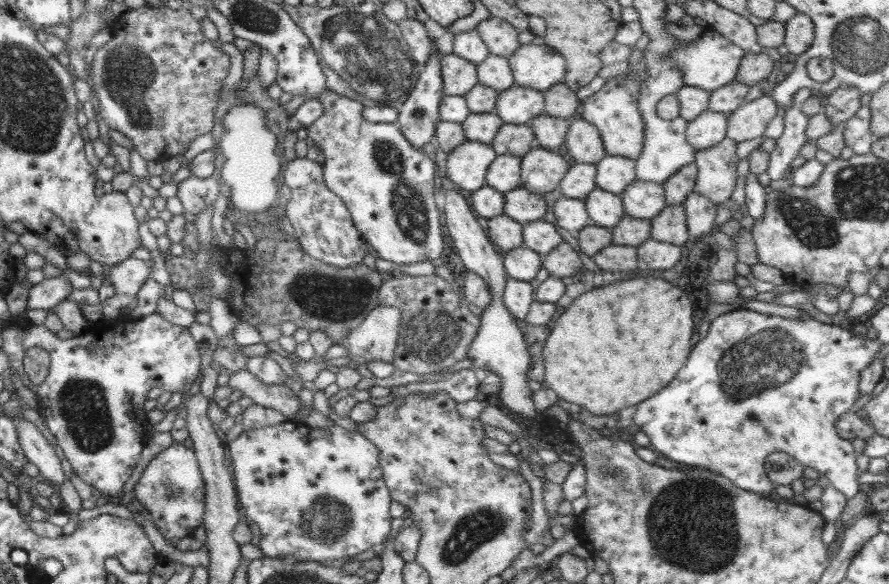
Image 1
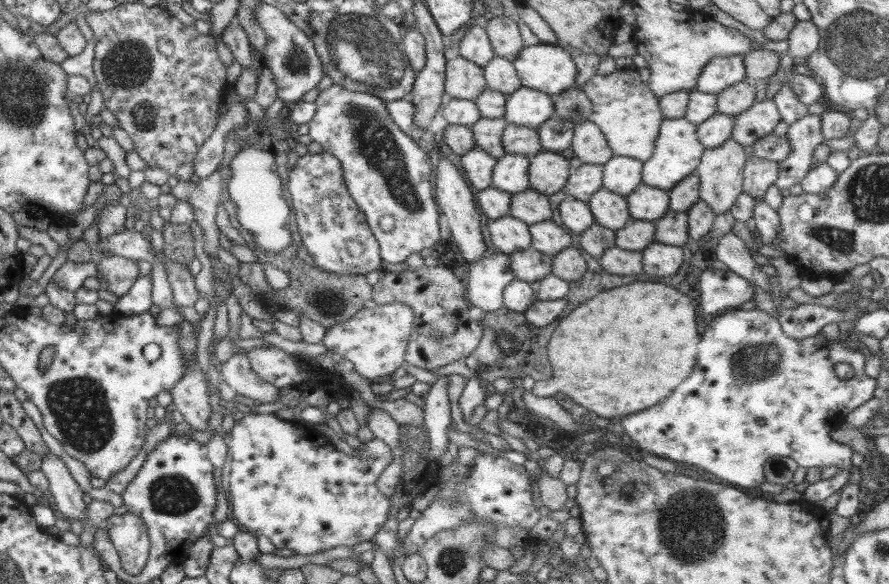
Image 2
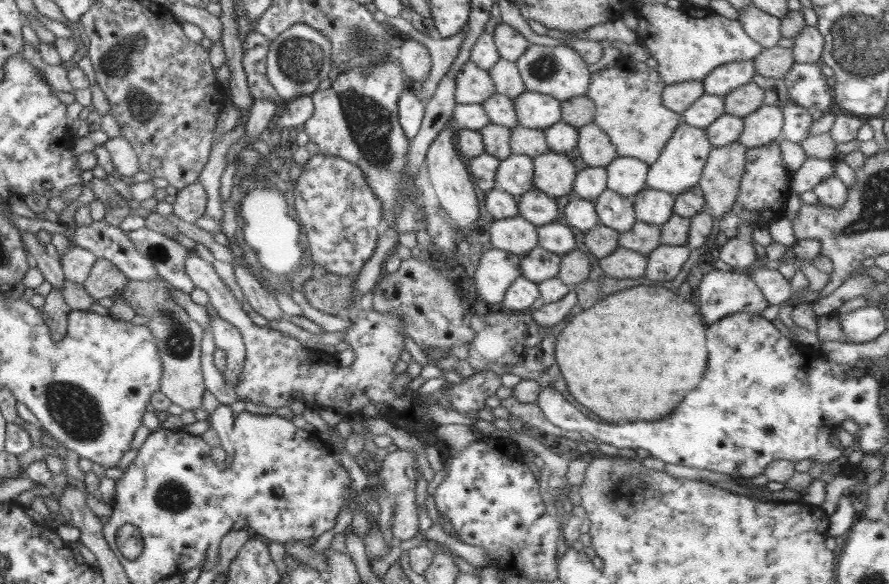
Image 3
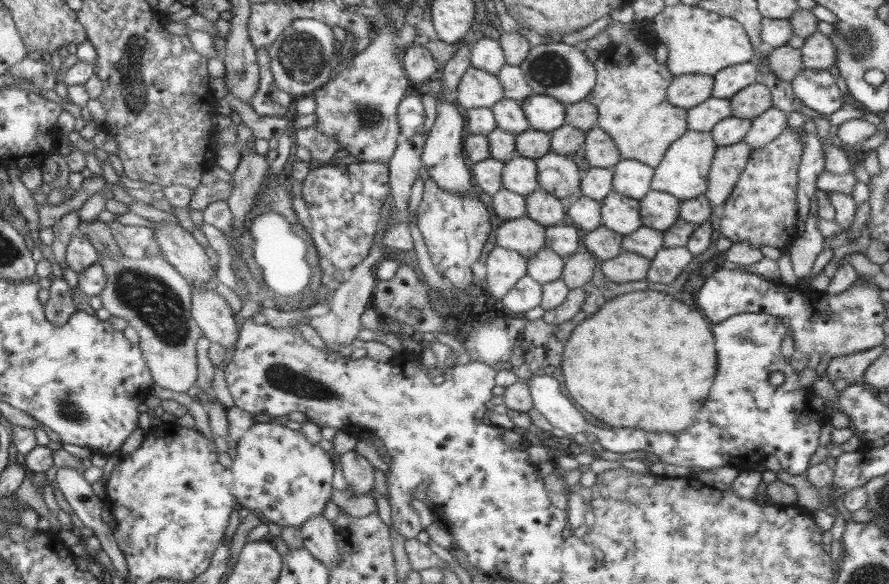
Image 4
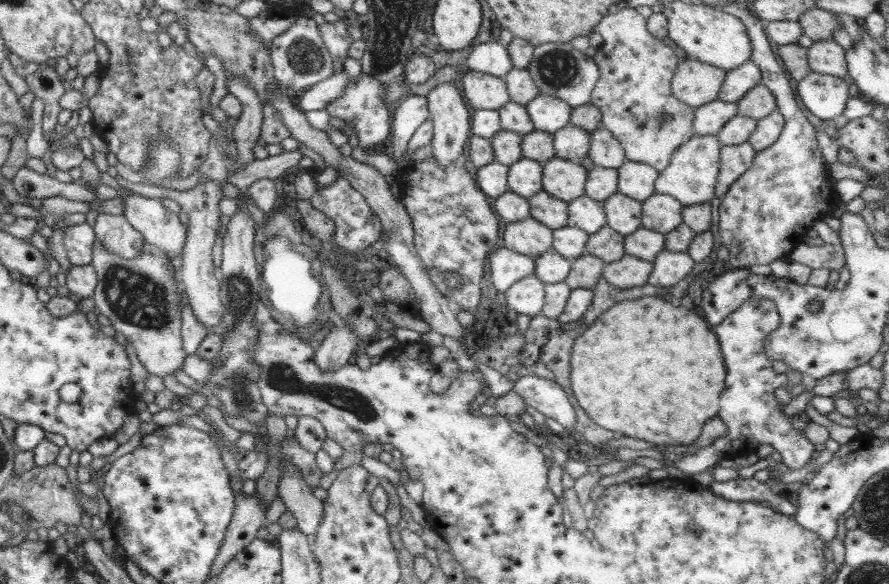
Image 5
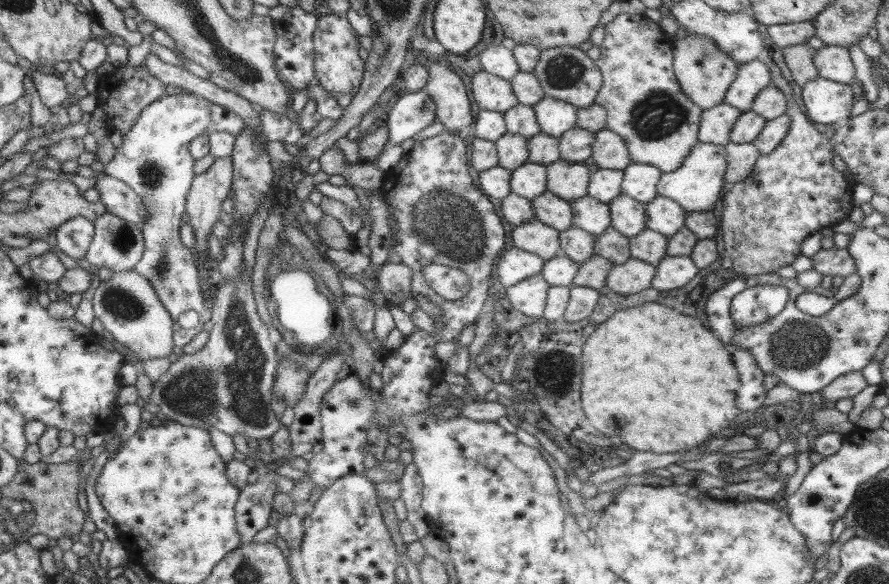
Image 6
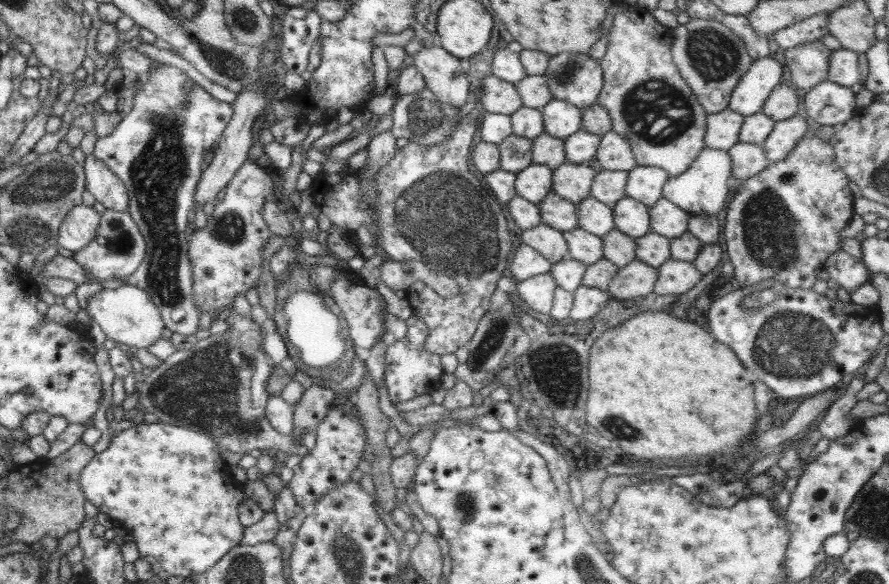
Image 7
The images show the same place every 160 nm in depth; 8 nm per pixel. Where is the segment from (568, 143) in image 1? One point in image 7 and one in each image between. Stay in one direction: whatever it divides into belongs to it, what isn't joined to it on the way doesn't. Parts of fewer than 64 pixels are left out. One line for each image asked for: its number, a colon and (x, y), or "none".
2: (589, 144)
3: (596, 149)
4: (600, 150)
5: (606, 151)
6: (610, 151)
7: (614, 152)

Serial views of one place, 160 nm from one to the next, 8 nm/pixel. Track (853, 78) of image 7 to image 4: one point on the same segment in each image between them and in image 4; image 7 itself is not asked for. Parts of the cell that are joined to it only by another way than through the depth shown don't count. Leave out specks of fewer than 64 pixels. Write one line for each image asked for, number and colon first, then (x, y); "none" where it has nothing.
4: (818, 52)
5: (826, 56)
6: (833, 62)

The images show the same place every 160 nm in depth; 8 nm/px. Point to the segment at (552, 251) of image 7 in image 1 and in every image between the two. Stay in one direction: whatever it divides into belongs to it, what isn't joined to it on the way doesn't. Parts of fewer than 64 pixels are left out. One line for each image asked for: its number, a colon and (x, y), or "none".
1: (507, 234)
2: (509, 235)
3: (515, 235)
4: (523, 235)
5: (527, 237)
6: (534, 237)

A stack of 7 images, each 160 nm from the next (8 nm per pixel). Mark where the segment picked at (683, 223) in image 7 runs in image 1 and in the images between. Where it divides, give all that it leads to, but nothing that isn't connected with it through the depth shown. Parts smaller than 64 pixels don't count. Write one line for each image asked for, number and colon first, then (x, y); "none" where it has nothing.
1: (642, 199)
2: (646, 203)
3: (652, 206)
4: (658, 210)
5: (662, 213)
6: (663, 215)

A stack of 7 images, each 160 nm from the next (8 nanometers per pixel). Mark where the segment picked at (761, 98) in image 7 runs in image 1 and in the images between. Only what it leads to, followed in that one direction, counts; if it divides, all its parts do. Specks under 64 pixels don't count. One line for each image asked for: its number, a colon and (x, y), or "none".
1: (710, 61)
2: (718, 73)
3: (724, 78)
4: (728, 81)
5: (739, 80)
6: (751, 77)

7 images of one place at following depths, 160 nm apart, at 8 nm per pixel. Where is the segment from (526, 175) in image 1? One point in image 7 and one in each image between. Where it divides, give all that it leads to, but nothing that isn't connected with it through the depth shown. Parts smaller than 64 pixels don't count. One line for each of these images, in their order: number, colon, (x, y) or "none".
2: (548, 173)
3: (554, 174)
4: (558, 175)
5: (563, 179)
6: (569, 181)
7: (571, 181)

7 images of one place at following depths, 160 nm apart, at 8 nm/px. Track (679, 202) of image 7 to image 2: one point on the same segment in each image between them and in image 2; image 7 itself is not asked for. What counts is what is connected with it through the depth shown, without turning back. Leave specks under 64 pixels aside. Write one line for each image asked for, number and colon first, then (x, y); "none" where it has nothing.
2: (677, 152)
3: (679, 167)
4: (682, 172)
5: (691, 177)
6: (697, 184)

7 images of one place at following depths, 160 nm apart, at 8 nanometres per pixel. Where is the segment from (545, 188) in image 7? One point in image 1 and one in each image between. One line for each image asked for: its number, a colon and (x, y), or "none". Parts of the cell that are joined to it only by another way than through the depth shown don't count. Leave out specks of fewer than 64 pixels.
1: (504, 173)
2: (510, 173)
3: (514, 175)
4: (519, 175)
5: (524, 177)
6: (529, 180)

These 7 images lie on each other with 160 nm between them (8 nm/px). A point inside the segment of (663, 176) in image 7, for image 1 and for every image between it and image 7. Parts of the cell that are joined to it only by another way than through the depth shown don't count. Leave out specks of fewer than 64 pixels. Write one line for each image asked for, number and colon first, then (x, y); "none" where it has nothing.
1: (614, 173)
2: (622, 174)
3: (626, 176)
4: (632, 178)
5: (636, 180)
6: (640, 181)

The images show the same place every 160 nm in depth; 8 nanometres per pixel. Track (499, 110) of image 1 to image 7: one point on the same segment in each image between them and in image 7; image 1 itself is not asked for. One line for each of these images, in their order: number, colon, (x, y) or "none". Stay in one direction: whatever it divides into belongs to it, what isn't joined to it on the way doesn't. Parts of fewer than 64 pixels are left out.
2: (525, 107)
3: (535, 110)
4: (544, 113)
5: (548, 113)
6: (554, 116)
7: (561, 119)

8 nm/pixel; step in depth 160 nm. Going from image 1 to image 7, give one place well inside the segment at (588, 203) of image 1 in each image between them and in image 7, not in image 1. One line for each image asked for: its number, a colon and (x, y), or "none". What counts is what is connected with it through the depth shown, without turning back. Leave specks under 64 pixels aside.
2: (610, 210)
3: (617, 212)
4: (620, 214)
5: (623, 214)
6: (628, 216)
7: (631, 217)

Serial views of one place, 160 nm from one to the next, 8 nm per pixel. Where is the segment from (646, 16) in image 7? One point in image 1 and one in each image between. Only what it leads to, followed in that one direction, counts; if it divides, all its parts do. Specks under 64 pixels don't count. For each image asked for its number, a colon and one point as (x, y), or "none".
1: (613, 110)
2: (625, 109)
3: (629, 109)
4: (630, 93)
5: (634, 94)
6: (646, 106)

